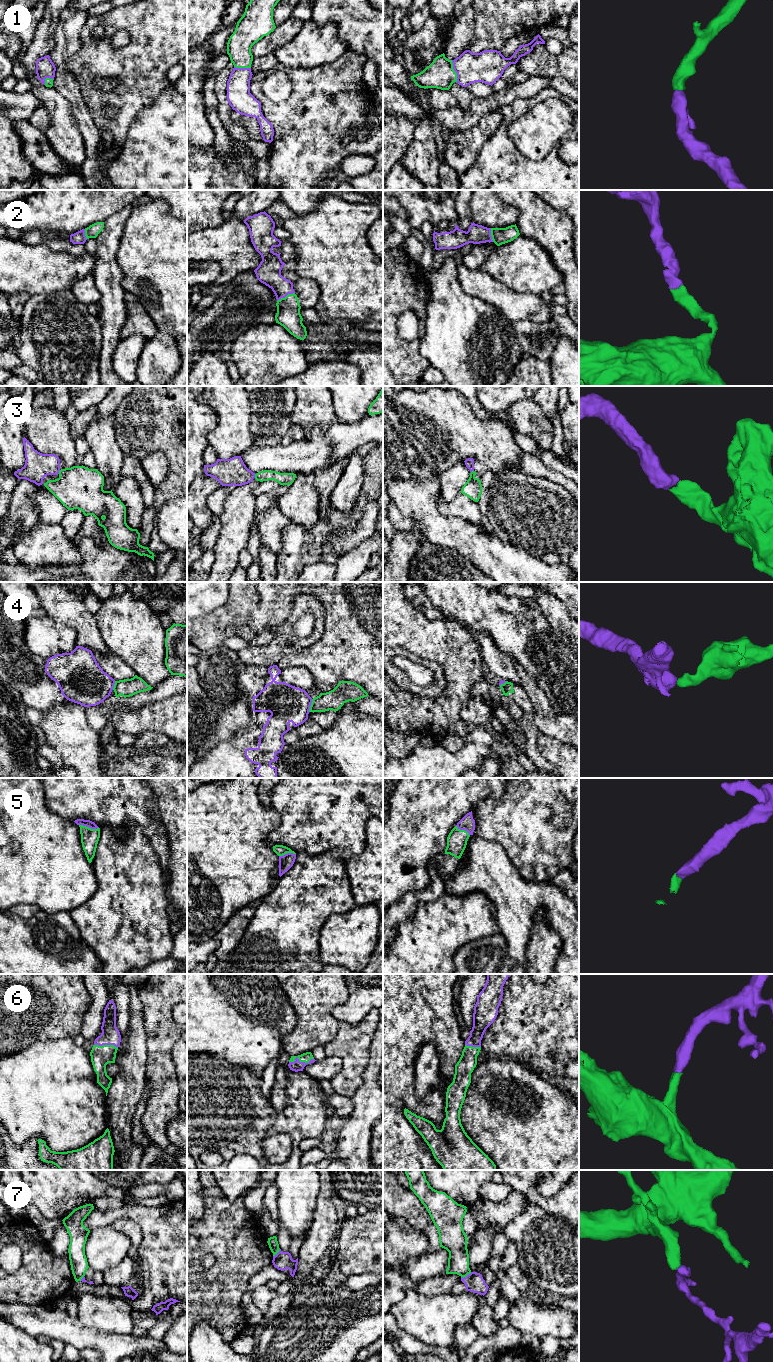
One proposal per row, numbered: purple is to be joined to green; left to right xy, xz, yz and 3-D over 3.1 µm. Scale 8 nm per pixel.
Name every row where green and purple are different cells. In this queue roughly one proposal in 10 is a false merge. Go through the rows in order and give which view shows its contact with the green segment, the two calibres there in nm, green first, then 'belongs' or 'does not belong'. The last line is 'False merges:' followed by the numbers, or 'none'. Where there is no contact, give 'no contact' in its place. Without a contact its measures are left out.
1: yz | 220/240 nm | belongs
2: xz | 190/200 nm | belongs
3: xz | 100/220 nm | belongs
4: xz | 160/300 nm | does not belong
5: xy | 140/60 nm | belongs
6: xz | 80/90 nm | belongs
7: yz | 180/160 nm | does not belong
False merges: 4, 7

